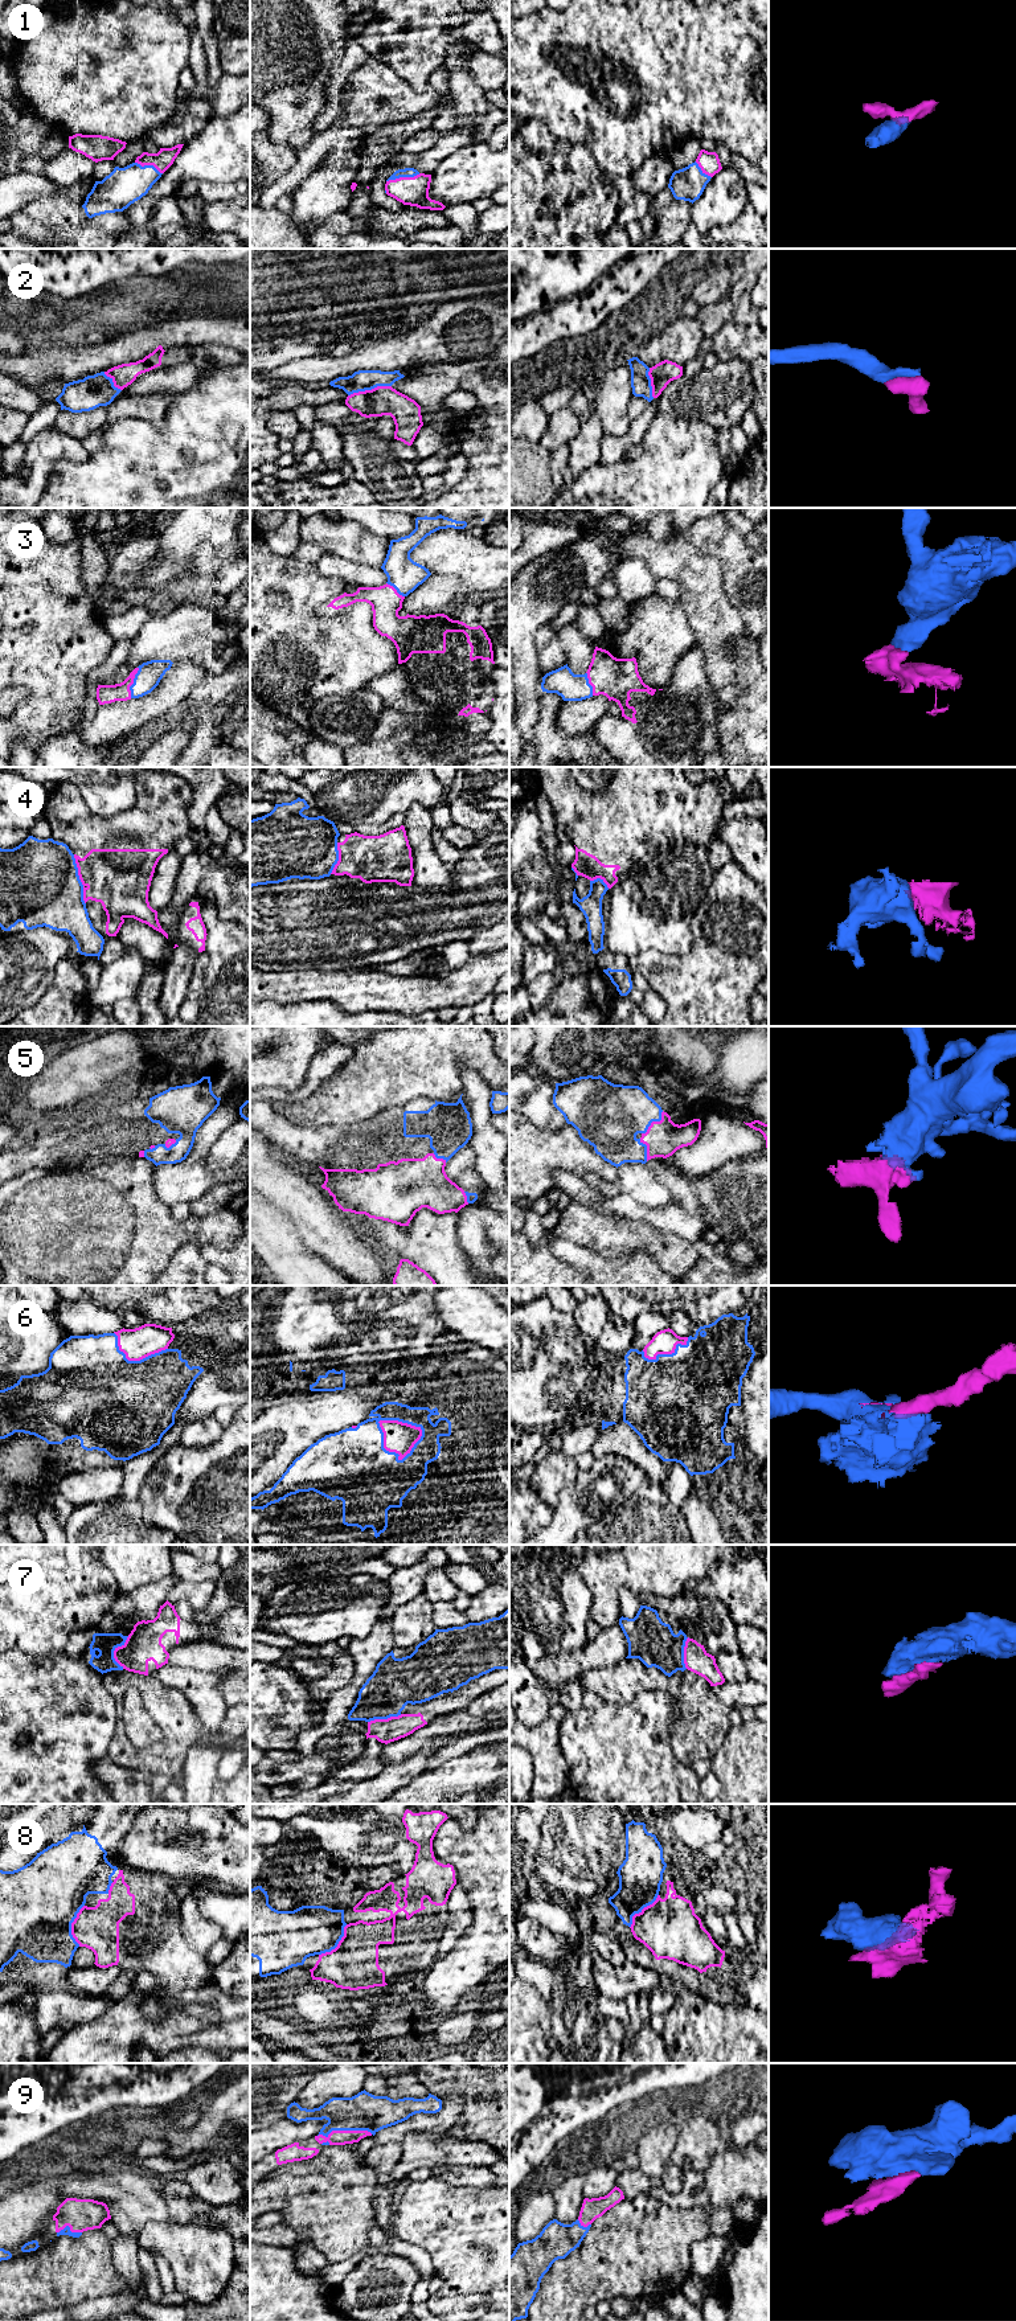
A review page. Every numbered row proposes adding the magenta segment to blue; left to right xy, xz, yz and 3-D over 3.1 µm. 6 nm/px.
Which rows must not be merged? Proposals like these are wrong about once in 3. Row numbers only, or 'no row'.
4, 8

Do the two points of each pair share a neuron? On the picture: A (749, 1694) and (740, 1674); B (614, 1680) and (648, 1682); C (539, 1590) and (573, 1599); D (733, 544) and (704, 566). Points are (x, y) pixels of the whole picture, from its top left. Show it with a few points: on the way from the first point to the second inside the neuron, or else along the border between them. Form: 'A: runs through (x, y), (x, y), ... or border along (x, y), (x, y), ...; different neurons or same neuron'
A: border along (748, 1678), (744, 1681), (725, 1681); different neurons
B: runs through (622, 1681), (640, 1682); same neuron
C: runs through (547, 1585), (558, 1585), (565, 1591); same neuron
D: border along (688, 541), (720, 564), (722, 589); different neurons

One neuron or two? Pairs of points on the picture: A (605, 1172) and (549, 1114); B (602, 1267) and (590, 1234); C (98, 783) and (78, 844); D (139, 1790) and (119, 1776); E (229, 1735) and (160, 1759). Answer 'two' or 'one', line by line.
A: two
B: two
C: two
D: one
E: two

